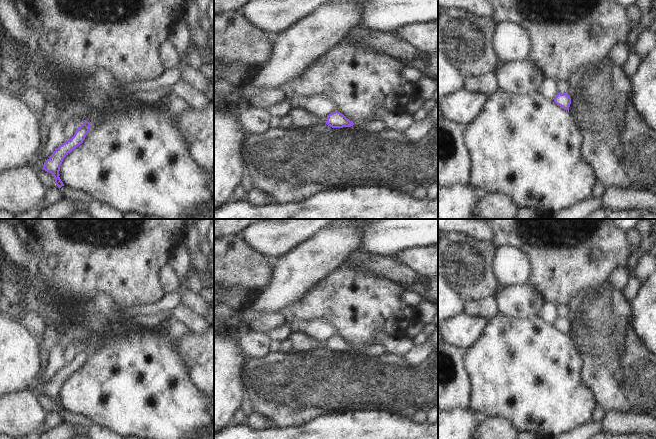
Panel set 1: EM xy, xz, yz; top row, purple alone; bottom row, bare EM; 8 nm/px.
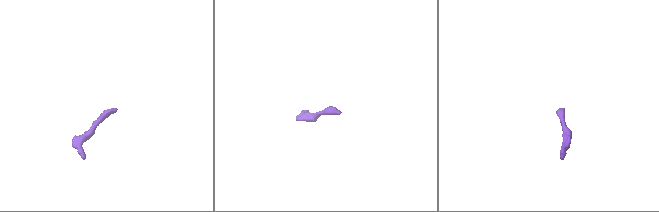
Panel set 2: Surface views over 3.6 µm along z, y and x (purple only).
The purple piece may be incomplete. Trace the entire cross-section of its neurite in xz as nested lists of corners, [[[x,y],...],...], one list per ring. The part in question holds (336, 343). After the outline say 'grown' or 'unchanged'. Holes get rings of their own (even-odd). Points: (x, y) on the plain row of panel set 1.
[[[335,335],[327,339],[326,348],[332,352],[343,352],[343,351],[353,350],[356,353],[359,353],[371,358],[379,358],[387,354],[384,346],[381,344],[371,343],[364,346],[353,347],[338,335]]]; grown

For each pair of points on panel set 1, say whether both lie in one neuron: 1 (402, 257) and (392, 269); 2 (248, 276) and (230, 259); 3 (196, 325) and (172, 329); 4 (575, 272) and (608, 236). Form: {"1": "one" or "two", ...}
{"1": "two", "2": "one", "3": "two", "4": "one"}

